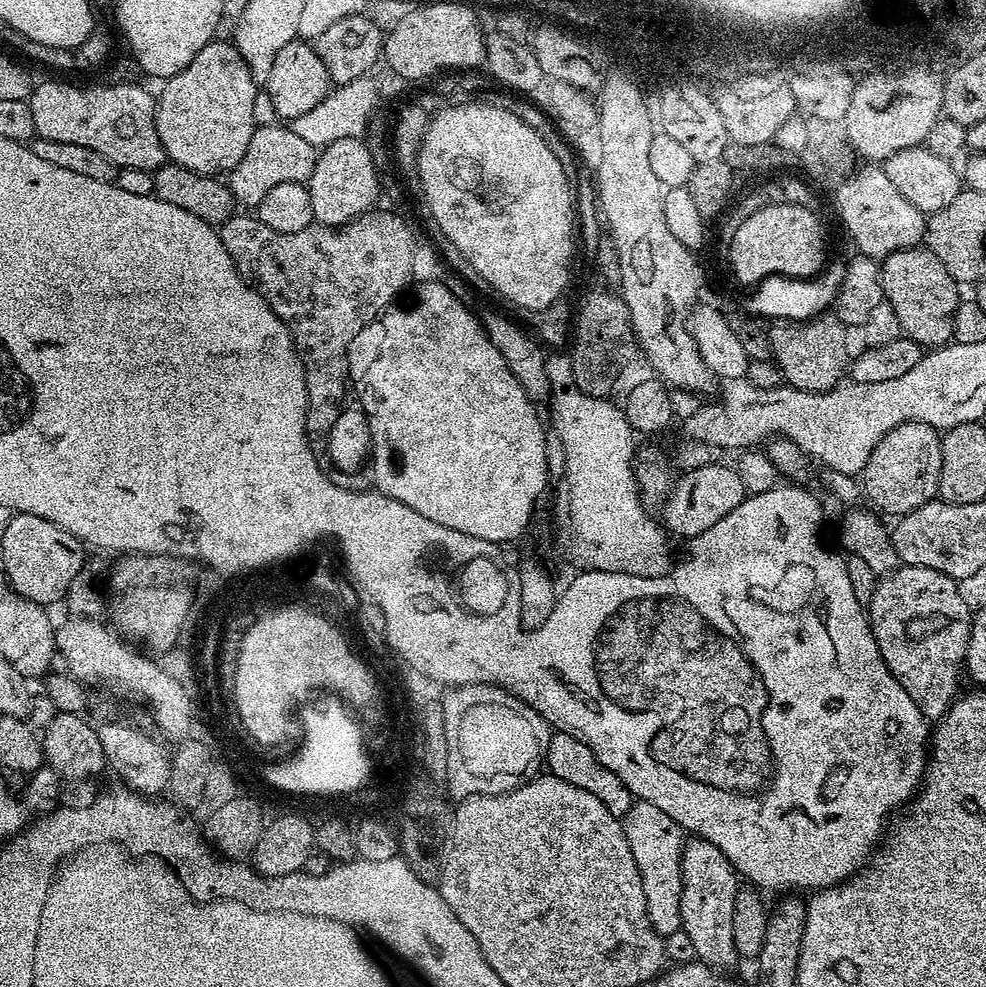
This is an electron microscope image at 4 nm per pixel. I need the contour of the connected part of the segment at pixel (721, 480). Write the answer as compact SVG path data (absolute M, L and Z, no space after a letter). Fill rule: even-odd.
M713 462L701 468L689 468L683 473L685 476L675 481L672 491L662 505L664 520L662 524L673 537L684 536L691 538L702 534L702 530L710 530L714 522L722 522L734 506L743 502L746 495L741 480L738 478L735 467L719 462Z

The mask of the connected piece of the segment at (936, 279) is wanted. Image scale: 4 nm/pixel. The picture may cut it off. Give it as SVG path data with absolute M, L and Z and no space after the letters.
M927 246L898 250L879 261L879 266L884 299L894 306L901 333L928 350L949 343L952 340L954 310L960 305L962 293L946 266L938 262L936 255Z

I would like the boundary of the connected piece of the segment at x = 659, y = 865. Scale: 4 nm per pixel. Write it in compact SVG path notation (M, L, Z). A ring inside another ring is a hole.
M636 800L632 809L623 816L622 823L626 842L630 853L637 863L638 874L641 876L642 888L645 891L646 910L649 922L657 934L669 938L681 931L679 902L682 894L682 878L680 877L680 855L684 849L686 833L680 828L670 814L658 810L645 800Z

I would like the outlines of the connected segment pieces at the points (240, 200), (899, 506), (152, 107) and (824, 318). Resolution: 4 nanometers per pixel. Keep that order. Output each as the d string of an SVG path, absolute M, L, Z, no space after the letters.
M280 122L257 126L250 138L250 146L246 146L246 154L242 154L242 162L227 173L226 183L237 205L254 210L262 198L266 198L274 186L282 186L282 182L298 182L304 184L316 165L318 150L305 142L298 134L294 134L291 126Z
M911 420L902 422L902 426L891 428L874 446L862 473L862 492L866 500L868 496L867 503L885 517L899 518L910 510L918 510L918 506L937 499L938 482L942 474L940 438L938 429L926 426L926 422Z
M48 80L33 87L27 102L34 113L34 126L39 139L54 142L74 142L110 158L117 169L137 168L155 173L166 162L164 147L156 129L156 100L137 82L124 85L106 85L96 82L93 88L79 88Z
M823 311L803 320L773 319L767 325L771 359L779 368L787 387L807 392L829 392L845 379L850 363L849 329L835 311Z

